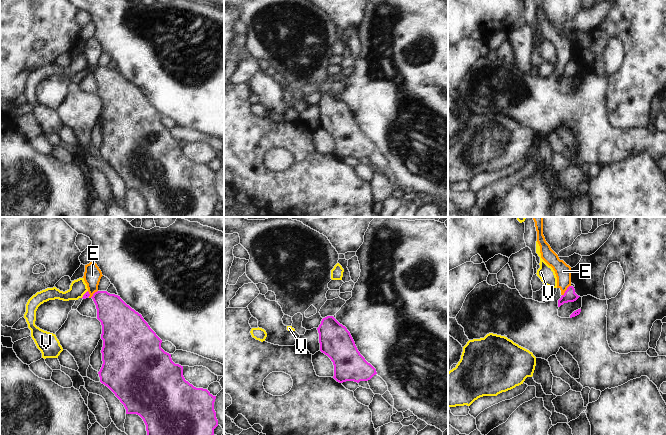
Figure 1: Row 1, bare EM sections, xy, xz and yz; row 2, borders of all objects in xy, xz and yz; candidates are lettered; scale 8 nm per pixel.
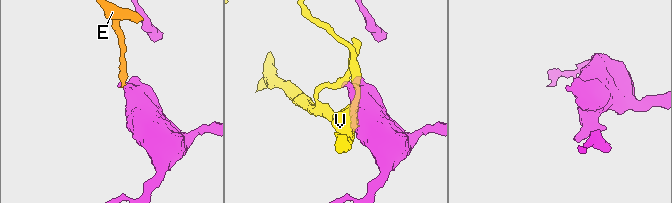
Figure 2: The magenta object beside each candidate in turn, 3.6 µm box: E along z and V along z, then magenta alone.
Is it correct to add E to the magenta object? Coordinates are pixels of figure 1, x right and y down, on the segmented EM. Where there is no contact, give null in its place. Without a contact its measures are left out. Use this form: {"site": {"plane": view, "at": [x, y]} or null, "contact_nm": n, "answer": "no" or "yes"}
{"site": {"plane": "xy", "at": [93, 295]}, "contact_nm": 90, "answer": "no"}

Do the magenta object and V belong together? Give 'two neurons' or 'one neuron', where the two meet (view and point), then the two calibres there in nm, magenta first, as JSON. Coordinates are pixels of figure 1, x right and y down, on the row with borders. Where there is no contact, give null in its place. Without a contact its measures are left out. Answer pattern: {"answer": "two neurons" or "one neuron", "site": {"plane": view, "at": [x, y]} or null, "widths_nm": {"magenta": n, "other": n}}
{"answer": "two neurons", "site": {"plane": "xy", "at": [84, 294]}, "widths_nm": {"magenta": 50, "other": 140}}

